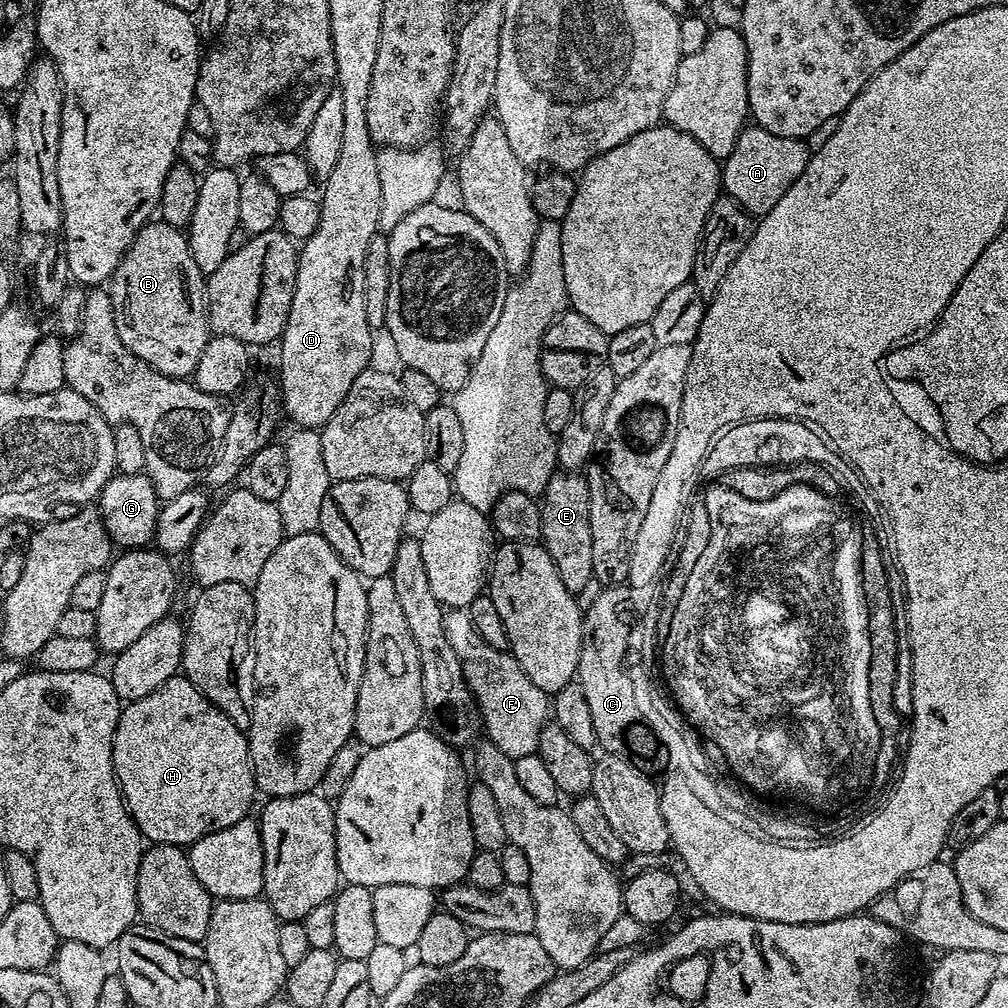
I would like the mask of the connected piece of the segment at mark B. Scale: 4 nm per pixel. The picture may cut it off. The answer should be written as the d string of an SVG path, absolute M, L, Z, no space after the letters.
M163 222L145 224L132 239L110 281L114 326L122 346L162 374L191 377L210 335L205 287L205 273L194 262L187 235Z

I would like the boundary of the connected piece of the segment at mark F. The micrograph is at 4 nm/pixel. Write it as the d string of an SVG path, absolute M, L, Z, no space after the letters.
M467 608L447 609L444 613L444 629L454 654L458 654L462 662L468 689L480 705L482 728L487 739L513 760L537 755L540 735L550 720L549 693L543 692L534 686L534 682L530 682L530 678L526 678L511 651L490 646L490 642L478 634Z

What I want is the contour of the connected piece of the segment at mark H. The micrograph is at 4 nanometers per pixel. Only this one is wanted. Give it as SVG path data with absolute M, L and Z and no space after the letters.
M182 674L171 676L158 690L146 694L146 698L125 703L120 709L118 726L112 743L112 761L116 771L116 781L120 783L120 791L124 794L124 802L128 806L128 813L134 818L138 830L145 841L152 844L178 844L190 846L196 840L201 840L206 834L214 830L226 830L226 826L234 826L234 822L245 819L252 808L252 799L258 796L256 779L252 773L252 759L248 749L248 738L245 729L230 722L218 706L211 704L197 688L192 685Z

